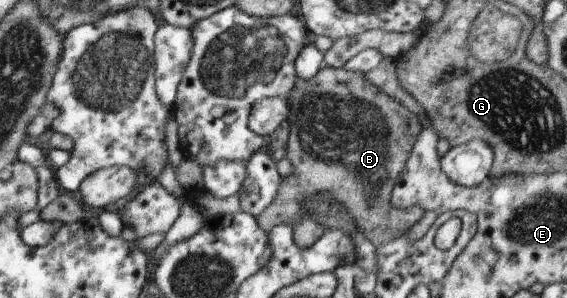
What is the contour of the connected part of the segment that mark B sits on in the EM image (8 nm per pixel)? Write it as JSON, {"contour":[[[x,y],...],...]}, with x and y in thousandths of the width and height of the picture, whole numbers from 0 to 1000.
{"contour":[[[570,218],[545,268],[522,265],[522,289],[503,329],[513,356],[513,383],[506,396],[510,453],[501,530],[511,544],[515,574],[504,594],[494,594],[483,668],[478,668],[471,698],[450,728],[453,752],[469,779],[485,762],[485,752],[496,748],[517,752],[520,765],[524,691],[534,671],[543,671],[552,648],[575,641],[582,658],[559,664],[587,664],[598,695],[601,685],[605,691],[623,685],[616,698],[617,738],[628,748],[654,826],[668,826],[716,785],[718,772],[744,728],[748,705],[741,691],[693,695],[688,681],[688,651],[737,450],[744,440],[735,393],[691,326],[651,282],[635,242],[617,238],[608,225],[587,228]]]}

